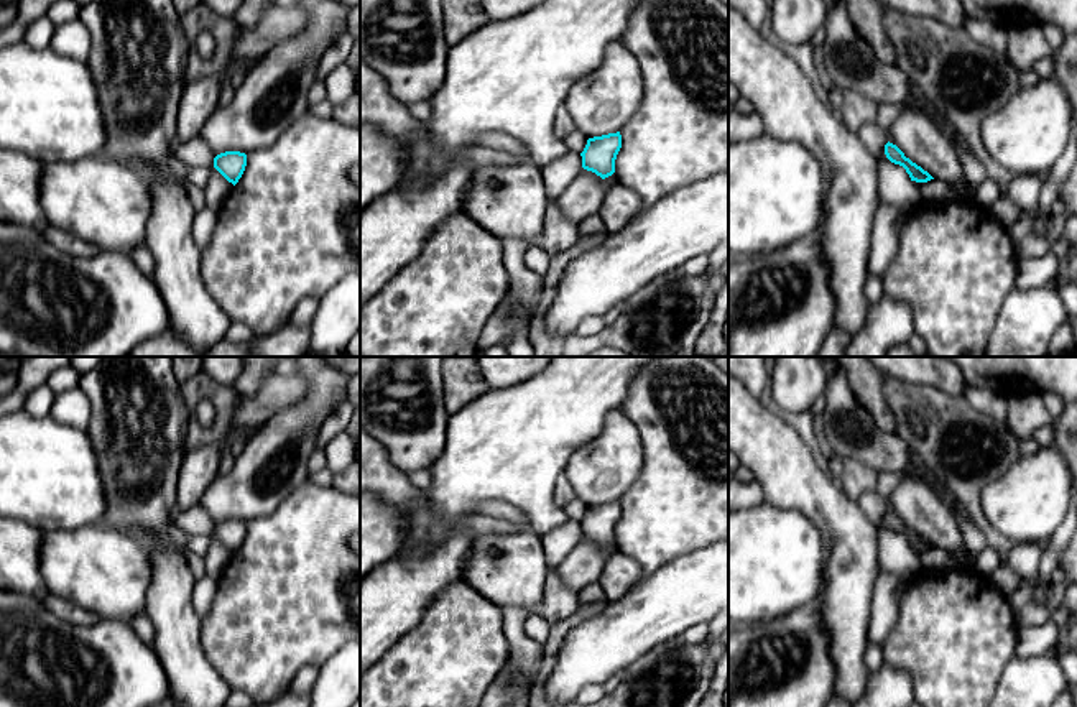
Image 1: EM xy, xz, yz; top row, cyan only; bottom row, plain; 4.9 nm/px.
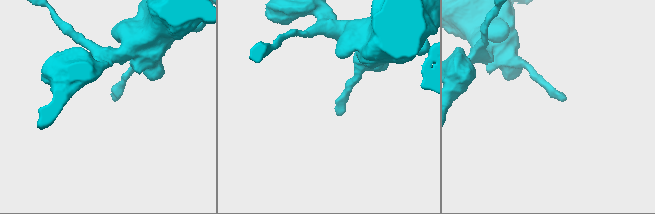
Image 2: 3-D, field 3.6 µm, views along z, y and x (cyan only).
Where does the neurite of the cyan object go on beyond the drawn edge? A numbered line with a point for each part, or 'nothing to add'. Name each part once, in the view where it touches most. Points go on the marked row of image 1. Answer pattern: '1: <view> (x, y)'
nothing to add

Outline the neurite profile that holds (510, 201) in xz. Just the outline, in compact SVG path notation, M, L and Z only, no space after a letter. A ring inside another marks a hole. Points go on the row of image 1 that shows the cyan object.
M533 161L477 164L462 212L502 242L520 238L536 245L544 227L546 206L543 171Z

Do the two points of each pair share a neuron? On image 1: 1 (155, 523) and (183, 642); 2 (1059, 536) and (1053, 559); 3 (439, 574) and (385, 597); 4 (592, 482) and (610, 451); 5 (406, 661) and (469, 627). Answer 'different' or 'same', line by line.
1: same
2: same
3: same
4: same
5: same

